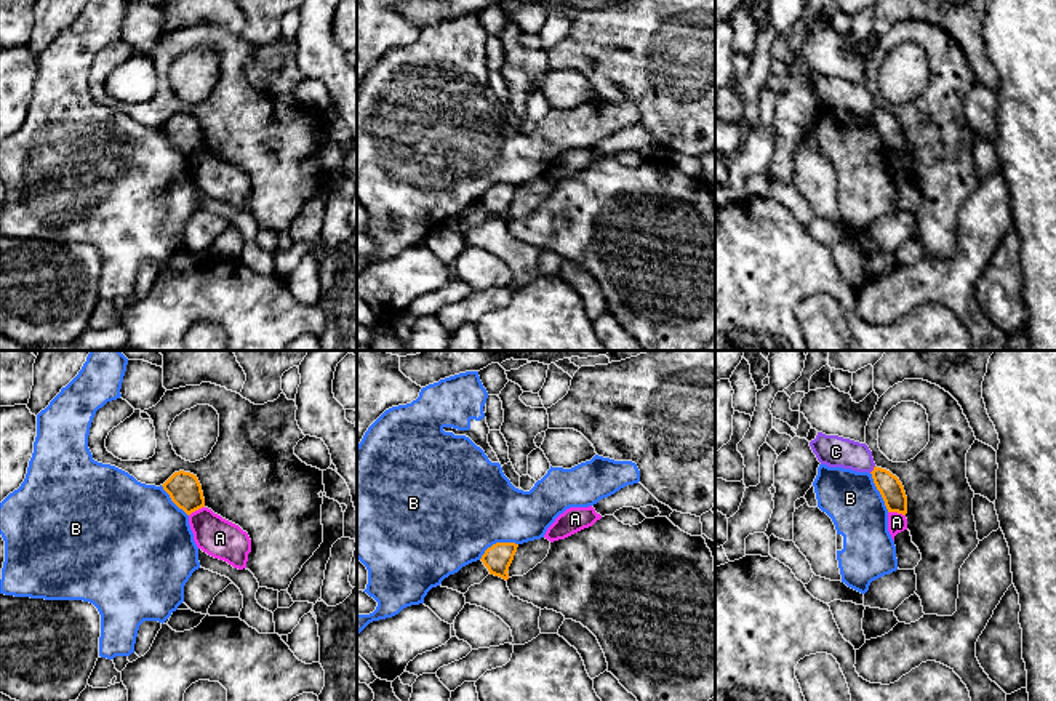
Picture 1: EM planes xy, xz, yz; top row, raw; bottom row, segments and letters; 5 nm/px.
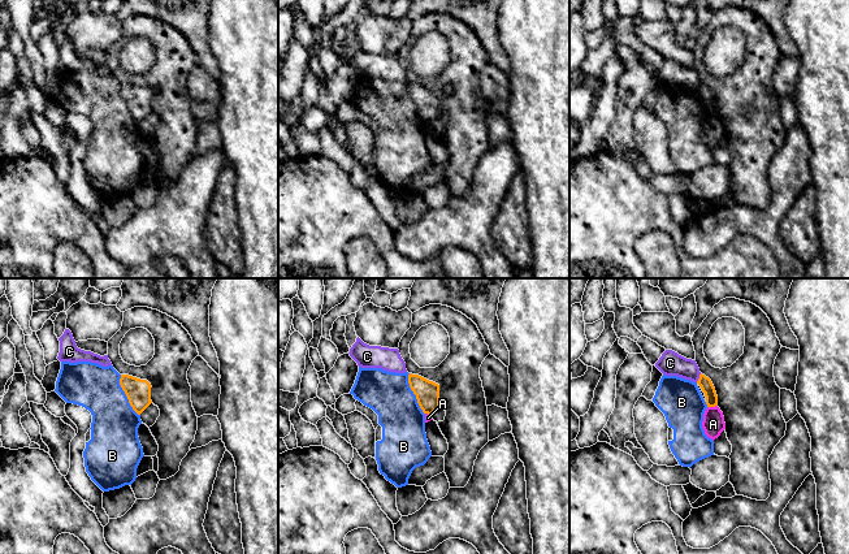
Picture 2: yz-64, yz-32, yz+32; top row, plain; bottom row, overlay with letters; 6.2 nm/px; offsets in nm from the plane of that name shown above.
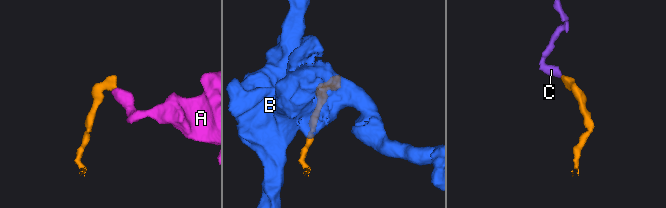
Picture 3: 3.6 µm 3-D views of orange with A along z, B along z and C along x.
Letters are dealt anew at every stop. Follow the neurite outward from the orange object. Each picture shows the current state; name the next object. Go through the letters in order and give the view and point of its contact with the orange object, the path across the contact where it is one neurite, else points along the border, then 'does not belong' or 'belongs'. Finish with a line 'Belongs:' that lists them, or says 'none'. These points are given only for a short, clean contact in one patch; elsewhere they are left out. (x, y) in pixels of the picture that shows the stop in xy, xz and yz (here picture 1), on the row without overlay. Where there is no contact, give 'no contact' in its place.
A: contact yz (896, 152); border yz (888, 152), (904, 157); does not belong
B: contact xz (496, 184); does not belong
C: contact yz (874, 111); border yz (876, 108), (869, 114); does not belong
Belongs: none

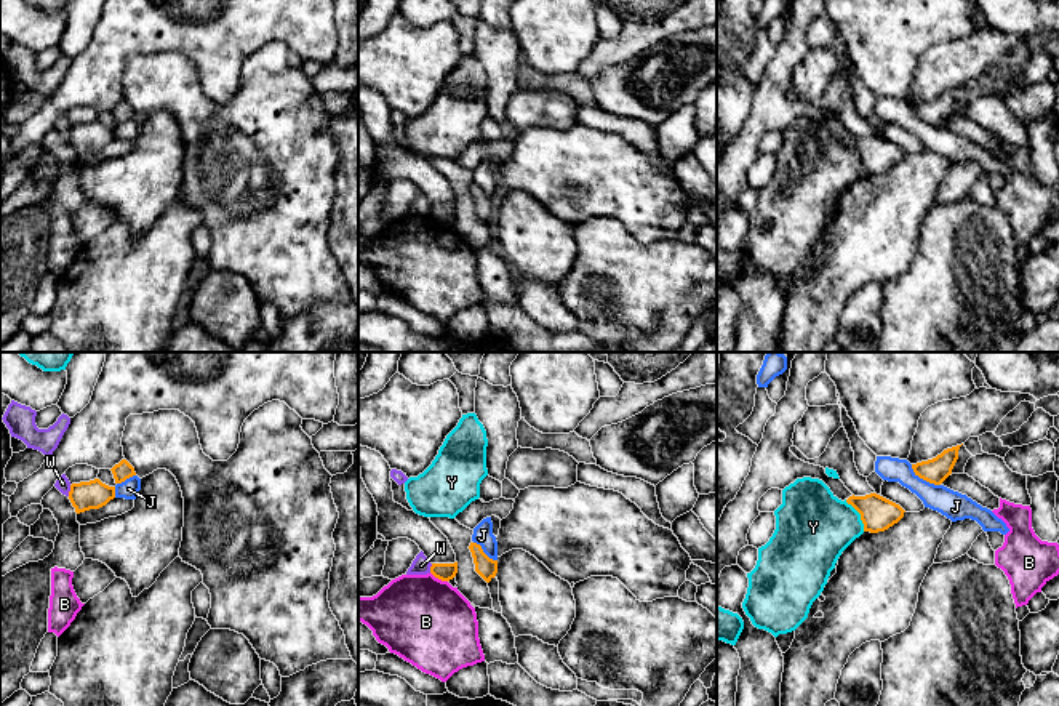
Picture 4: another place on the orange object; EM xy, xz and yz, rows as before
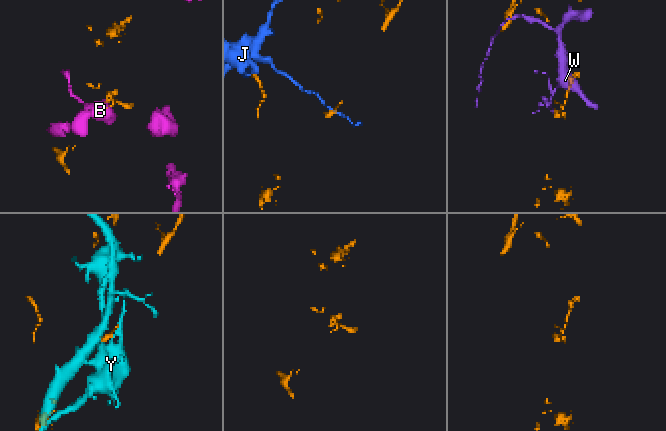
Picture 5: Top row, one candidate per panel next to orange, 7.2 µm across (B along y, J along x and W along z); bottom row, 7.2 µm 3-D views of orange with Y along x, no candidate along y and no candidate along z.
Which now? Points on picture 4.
B: contact xz (439, 220); does not belong
J: contact yz (923, 120); border yz (911, 106), (920, 119), (939, 127); does not belong
W: contact xy (71, 132); border xy (71, 127), (67, 136); does not belong
Y: contact yz (861, 157); does not belong
Belongs: none

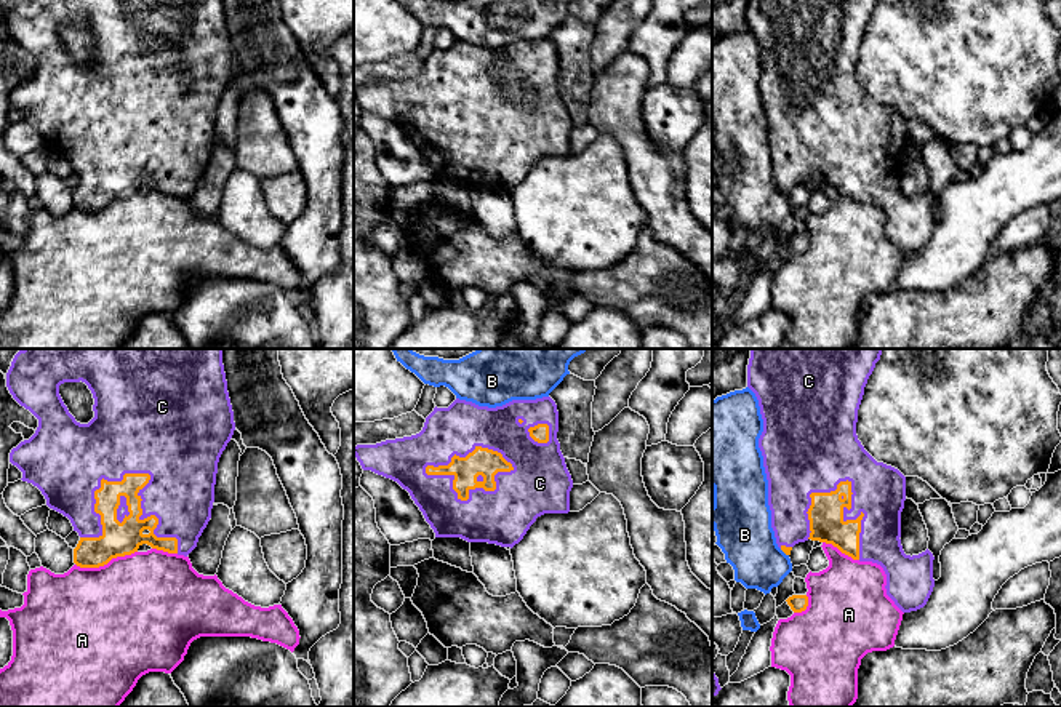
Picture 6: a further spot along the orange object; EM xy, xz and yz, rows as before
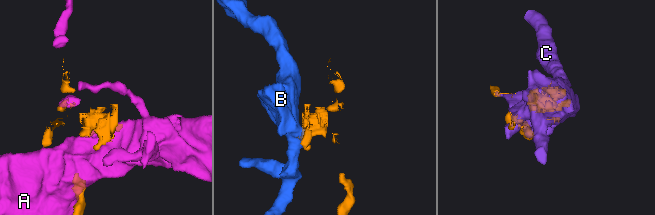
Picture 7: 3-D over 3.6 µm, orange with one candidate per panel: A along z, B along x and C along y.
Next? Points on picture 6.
A: contact xy (106, 205); does not belong
B: contact yz (784, 194); border yz (780, 191), (788, 197); does not belong
C: contact xy (140, 146); belongs
Belongs: C

